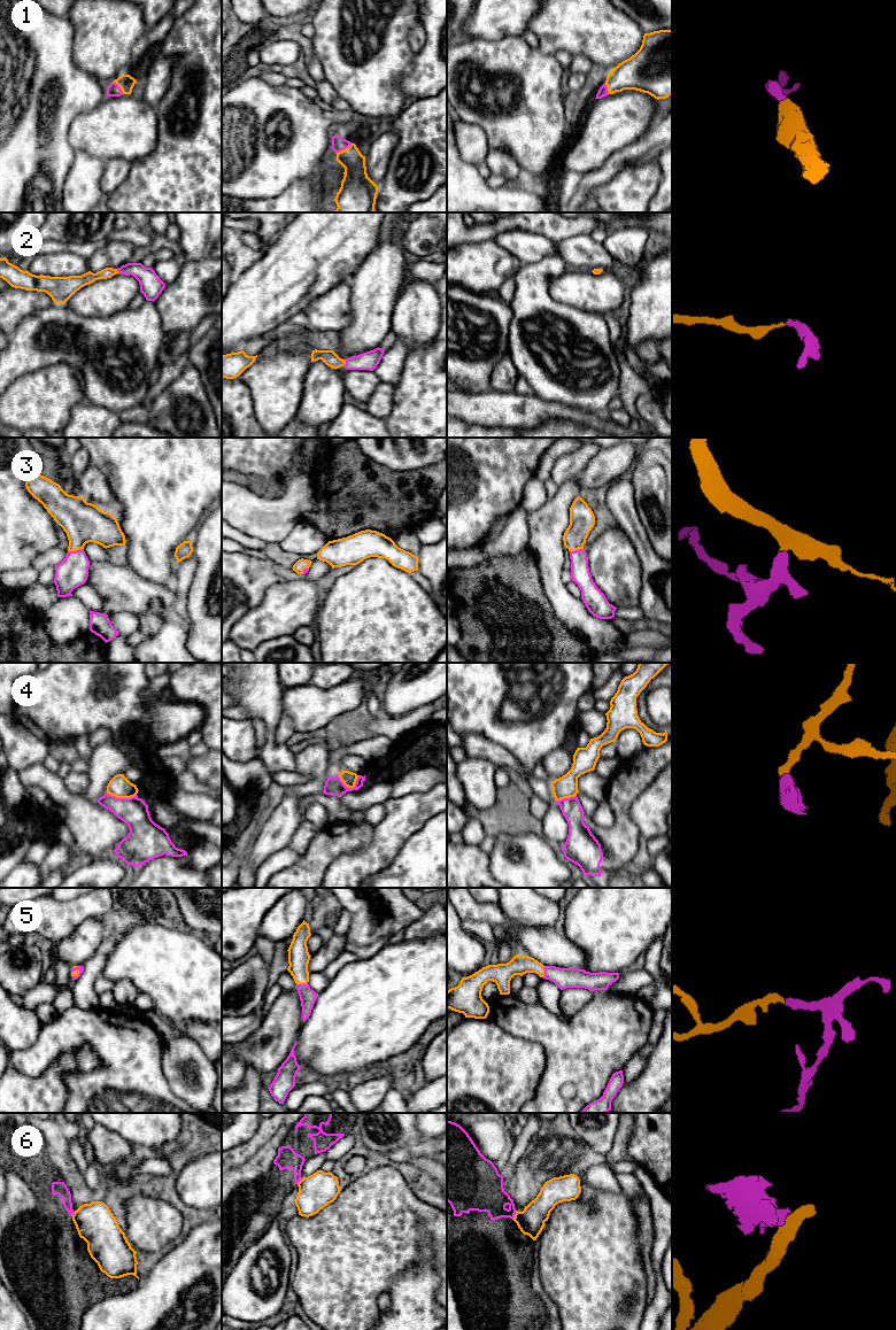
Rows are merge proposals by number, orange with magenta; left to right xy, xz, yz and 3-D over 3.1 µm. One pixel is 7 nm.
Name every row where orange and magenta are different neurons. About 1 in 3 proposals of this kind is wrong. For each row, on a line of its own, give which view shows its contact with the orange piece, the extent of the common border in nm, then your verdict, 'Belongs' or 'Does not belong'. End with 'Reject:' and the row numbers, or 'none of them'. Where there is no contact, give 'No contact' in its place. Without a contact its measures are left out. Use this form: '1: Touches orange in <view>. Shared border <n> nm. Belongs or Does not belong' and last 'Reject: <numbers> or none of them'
1: Touches orange in xz. Shared border 140 nm. Belongs
2: Touches orange in xz. Shared border 40 nm. Belongs
3: Touches orange in xy. Shared border 110 nm. Belongs
4: Touches orange in xz. Shared border 160 nm. Does not belong
5: Touches orange in xz. Shared border 80 nm. Belongs
6: Touches orange in yz. Shared border 70 nm. Does not belong
Reject: 4, 6

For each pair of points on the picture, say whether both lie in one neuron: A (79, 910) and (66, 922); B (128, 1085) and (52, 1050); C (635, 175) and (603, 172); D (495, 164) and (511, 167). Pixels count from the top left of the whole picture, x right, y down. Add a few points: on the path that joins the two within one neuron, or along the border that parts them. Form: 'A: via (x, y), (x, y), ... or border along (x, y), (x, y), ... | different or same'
A: via (76, 912), (69, 919) | same
B: via (117, 1064), (93, 1039), (74, 1039) | same
C: border along (642, 163), (627, 164), (608, 182), (594, 188) | different
D: via (499, 164), (508, 167) | same

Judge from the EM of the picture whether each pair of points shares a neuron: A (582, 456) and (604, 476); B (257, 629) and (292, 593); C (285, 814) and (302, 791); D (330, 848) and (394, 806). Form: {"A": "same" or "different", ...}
{"A": "different", "B": "same", "C": "different", "D": "different"}

